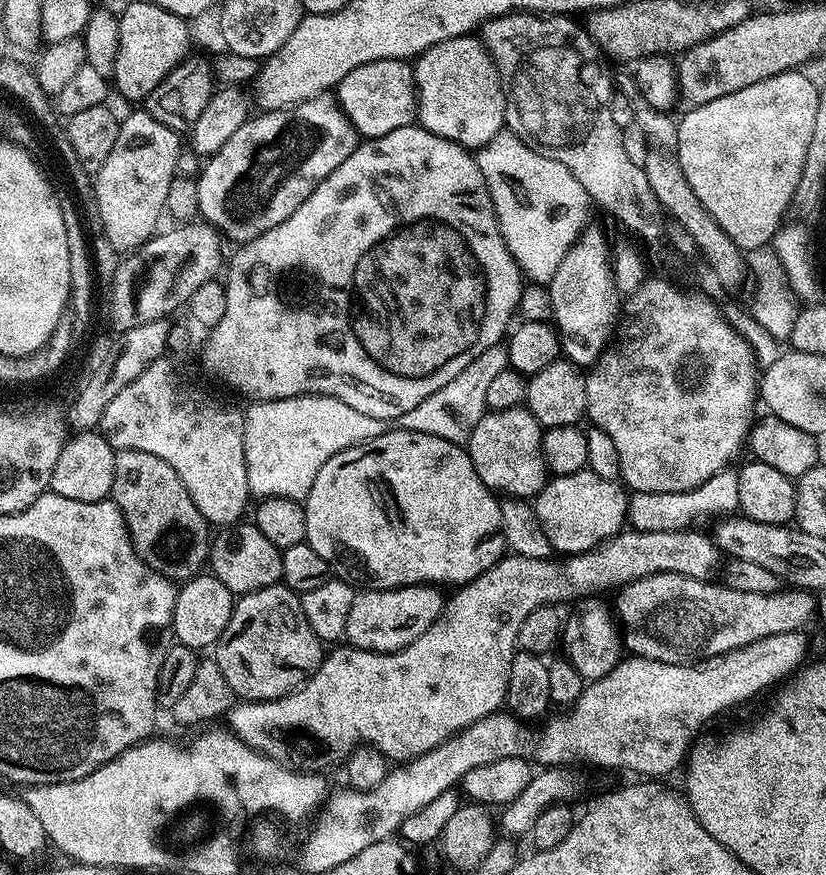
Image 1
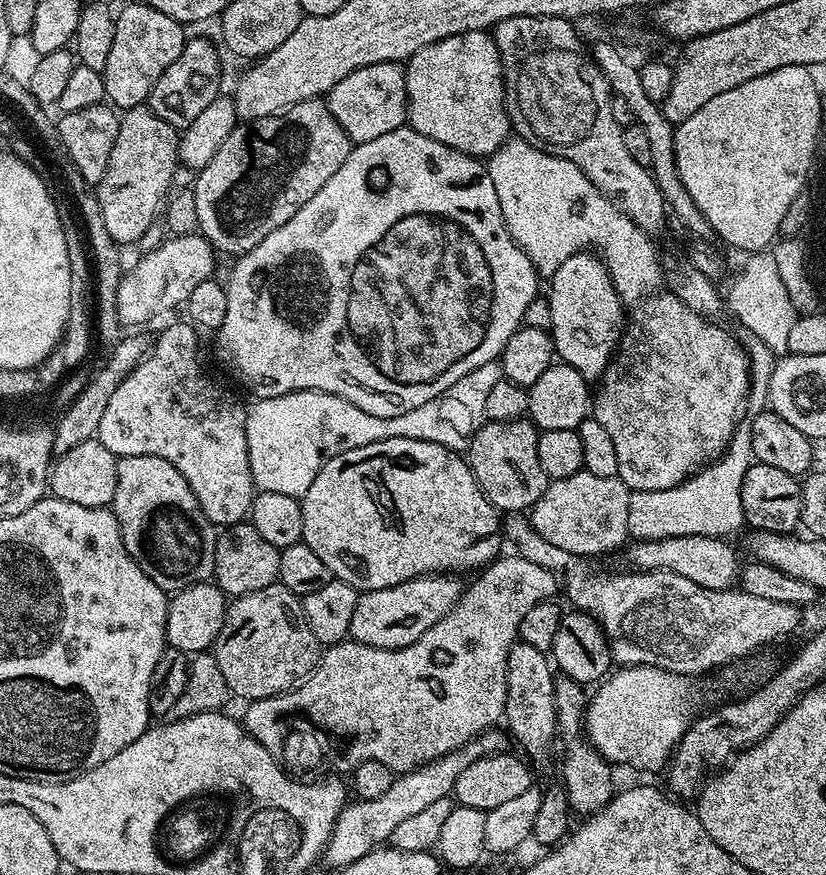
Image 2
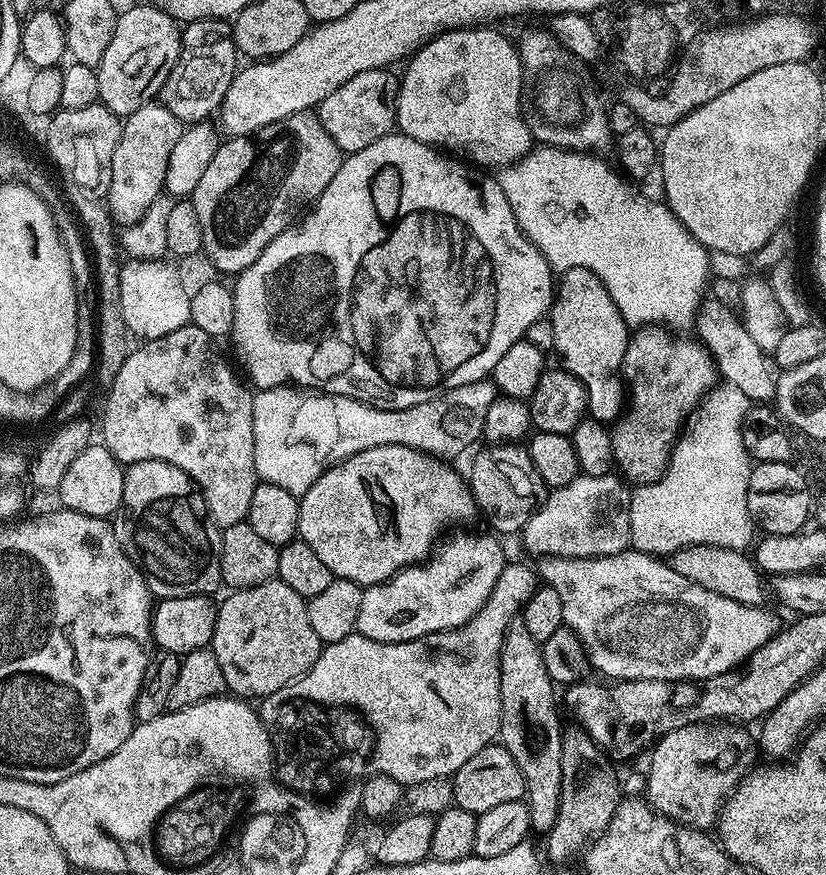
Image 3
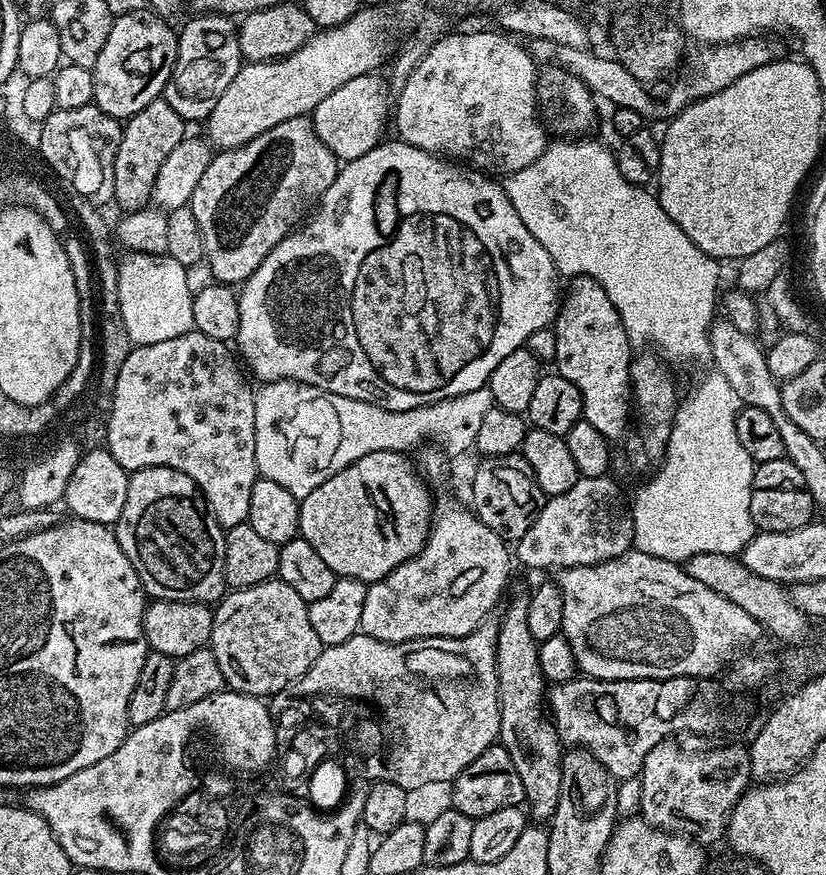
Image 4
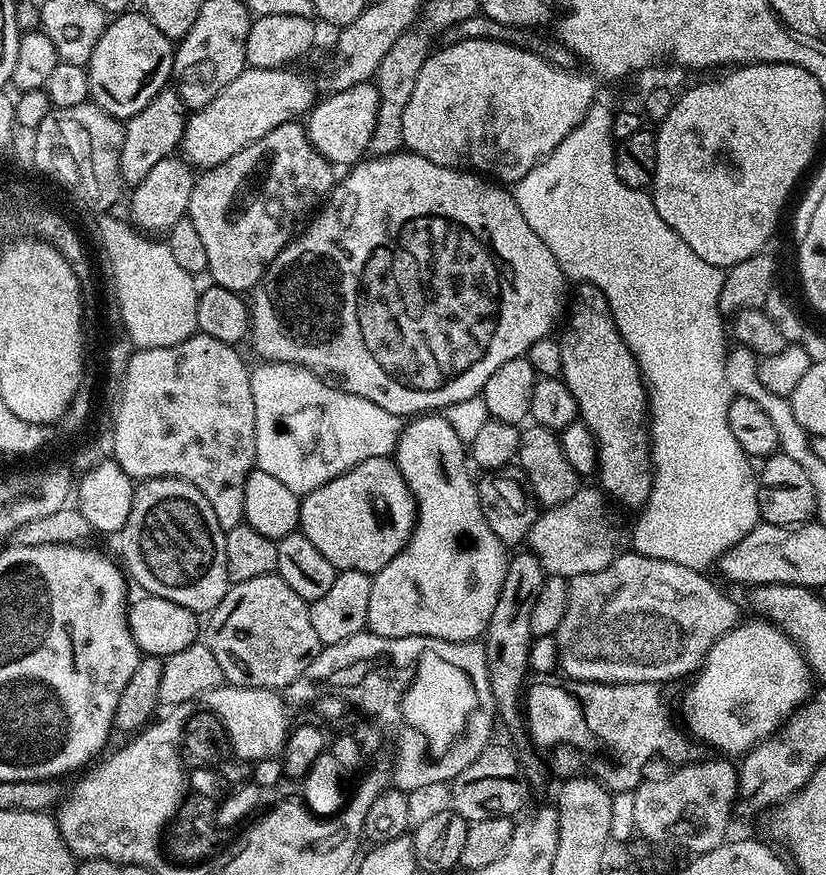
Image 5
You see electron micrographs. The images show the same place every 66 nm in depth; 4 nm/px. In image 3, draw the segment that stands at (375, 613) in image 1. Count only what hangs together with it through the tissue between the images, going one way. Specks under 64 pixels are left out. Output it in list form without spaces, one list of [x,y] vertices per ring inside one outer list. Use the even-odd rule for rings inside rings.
[[[492,536],[452,540],[423,566],[403,568],[383,584],[365,587],[356,632],[374,642],[397,644],[463,626],[478,614],[506,563],[503,546]]]

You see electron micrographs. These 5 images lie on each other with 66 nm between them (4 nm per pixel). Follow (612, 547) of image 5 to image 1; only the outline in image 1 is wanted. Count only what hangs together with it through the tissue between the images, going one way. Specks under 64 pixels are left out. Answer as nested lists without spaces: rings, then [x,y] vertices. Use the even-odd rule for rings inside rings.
[[[588,469],[555,476],[534,500],[536,516],[553,551],[563,555],[588,552],[623,529],[627,519],[627,495],[615,481],[599,478]]]

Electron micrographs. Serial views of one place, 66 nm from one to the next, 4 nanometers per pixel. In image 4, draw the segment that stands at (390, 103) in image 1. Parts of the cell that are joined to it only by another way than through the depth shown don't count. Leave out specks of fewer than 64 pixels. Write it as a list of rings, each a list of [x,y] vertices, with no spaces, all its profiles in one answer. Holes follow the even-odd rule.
[[[369,74],[350,78],[334,90],[327,98],[322,98],[318,106],[310,113],[310,119],[318,138],[326,142],[337,161],[347,162],[362,158],[370,150],[377,148],[385,139],[384,127],[390,124],[390,89],[387,79],[380,74]]]

